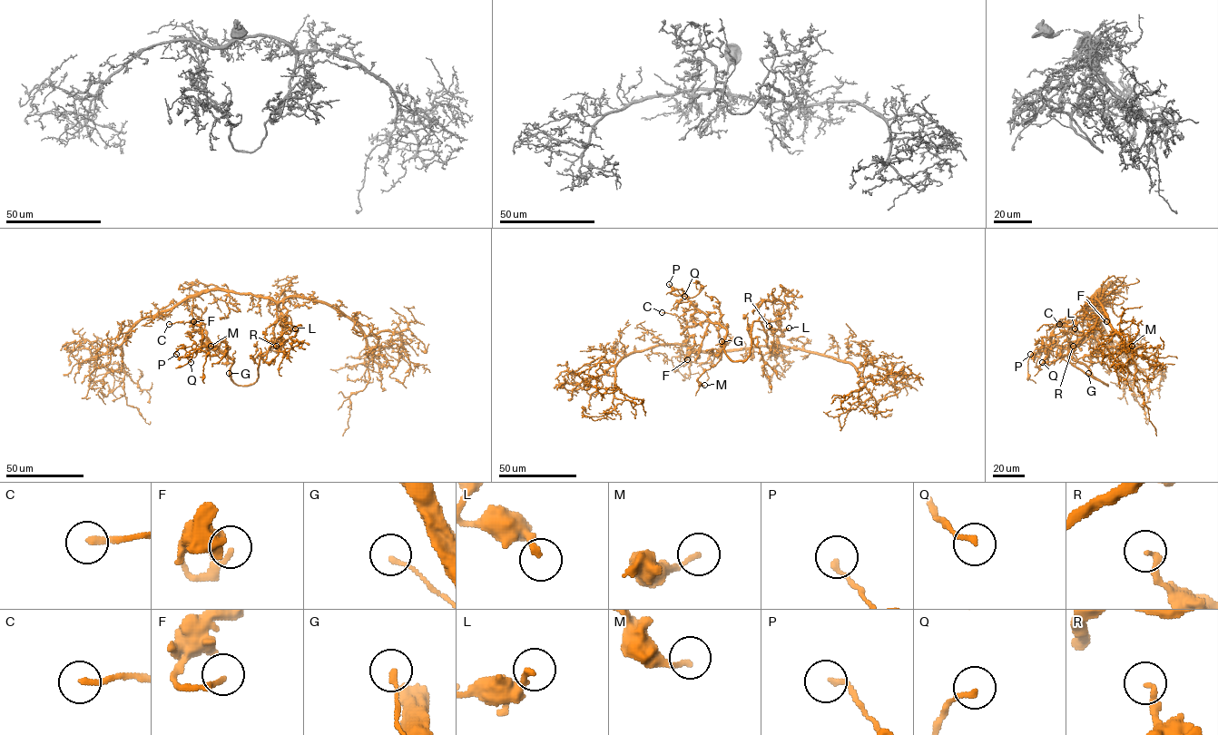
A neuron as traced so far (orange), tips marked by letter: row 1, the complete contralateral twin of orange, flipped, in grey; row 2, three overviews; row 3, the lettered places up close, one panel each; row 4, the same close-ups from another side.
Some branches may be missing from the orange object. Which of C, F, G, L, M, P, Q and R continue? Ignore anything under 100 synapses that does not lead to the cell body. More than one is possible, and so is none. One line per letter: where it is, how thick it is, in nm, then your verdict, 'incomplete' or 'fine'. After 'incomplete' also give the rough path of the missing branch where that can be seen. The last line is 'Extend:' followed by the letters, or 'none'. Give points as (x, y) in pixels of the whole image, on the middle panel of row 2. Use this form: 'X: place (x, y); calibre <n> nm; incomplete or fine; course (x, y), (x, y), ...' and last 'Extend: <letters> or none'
C: place (662, 312); calibre 200 nm; fine
F: place (687, 359); calibre 170 nm; fine
G: place (721, 341); calibre 150 nm; fine
L: place (789, 328); calibre 200 nm; fine
M: place (704, 385); calibre 170 nm; fine
P: place (669, 284); calibre 160 nm; fine
Q: place (684, 296); calibre 190 nm; fine
R: place (769, 326); calibre 190 nm; fine
Extend: none

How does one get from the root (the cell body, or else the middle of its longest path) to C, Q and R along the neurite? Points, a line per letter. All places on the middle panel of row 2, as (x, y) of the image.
C: (739, 349), (710, 352), (690, 348), (685, 338), (688, 335), (686, 322), (675, 315), (662, 312)
Q: (739, 349), (689, 348), (687, 323), (693, 317), (697, 324), (710, 319), (690, 301), (678, 303), (684, 296)
R: (739, 349), (769, 346), (774, 354), (777, 349), (773, 339), (774, 329), (769, 326)

